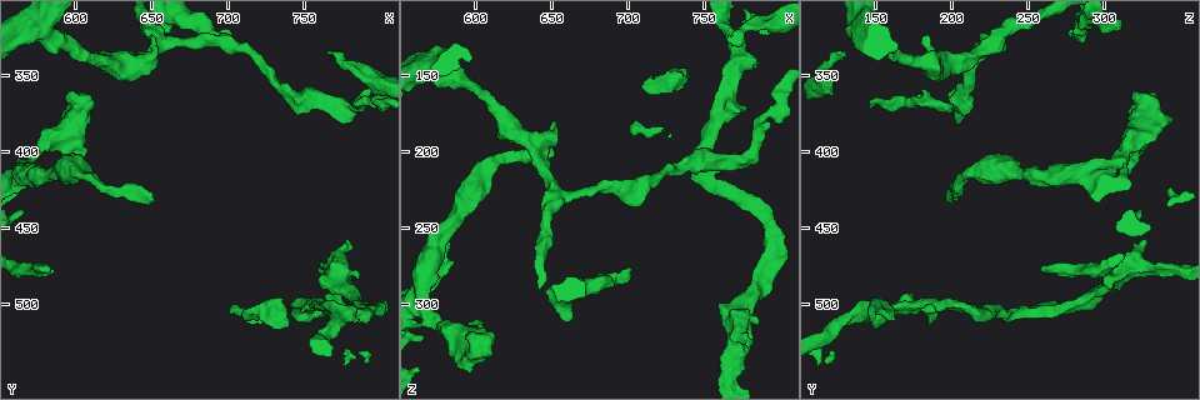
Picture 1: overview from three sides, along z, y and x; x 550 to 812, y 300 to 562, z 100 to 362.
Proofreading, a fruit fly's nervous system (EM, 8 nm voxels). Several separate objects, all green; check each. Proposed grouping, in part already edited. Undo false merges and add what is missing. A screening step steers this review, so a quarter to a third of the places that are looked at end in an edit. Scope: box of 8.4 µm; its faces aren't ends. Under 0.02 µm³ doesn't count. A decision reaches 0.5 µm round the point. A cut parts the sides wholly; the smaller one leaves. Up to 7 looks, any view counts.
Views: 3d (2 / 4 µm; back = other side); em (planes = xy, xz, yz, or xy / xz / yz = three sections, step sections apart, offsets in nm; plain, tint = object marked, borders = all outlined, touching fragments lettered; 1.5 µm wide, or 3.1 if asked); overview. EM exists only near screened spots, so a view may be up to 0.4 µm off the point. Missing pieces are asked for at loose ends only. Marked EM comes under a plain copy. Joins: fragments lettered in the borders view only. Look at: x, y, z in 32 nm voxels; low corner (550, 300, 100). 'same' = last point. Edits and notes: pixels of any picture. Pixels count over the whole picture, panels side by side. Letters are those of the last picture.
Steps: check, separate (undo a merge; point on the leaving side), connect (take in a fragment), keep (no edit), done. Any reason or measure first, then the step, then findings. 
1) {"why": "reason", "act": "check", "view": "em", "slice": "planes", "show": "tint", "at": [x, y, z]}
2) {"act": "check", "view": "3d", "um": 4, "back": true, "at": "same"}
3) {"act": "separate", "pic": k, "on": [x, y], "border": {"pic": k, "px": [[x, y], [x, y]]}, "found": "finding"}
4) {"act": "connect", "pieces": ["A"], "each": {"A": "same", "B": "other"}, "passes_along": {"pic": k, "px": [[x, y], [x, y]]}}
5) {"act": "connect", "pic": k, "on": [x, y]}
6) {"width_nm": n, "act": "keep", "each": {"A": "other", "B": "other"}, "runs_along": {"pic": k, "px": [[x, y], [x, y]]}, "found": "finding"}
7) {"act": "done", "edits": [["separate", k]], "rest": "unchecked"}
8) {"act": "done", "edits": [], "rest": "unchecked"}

{"why": "long arm stops here", "act": "check", "view": "3d", "um": 4, "at": [766, 332, 126]}

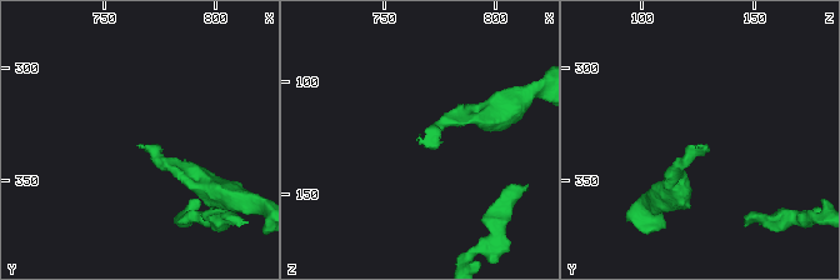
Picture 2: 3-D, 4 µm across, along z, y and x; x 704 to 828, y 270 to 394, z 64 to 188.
{"why": "shape alone is not enough", "act": "check", "view": "em", "slice": "planes", "show": "borders", "at": [764, 335, 126]}

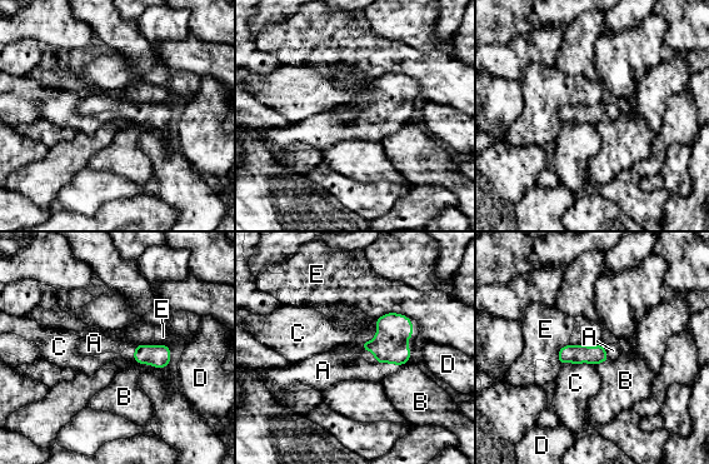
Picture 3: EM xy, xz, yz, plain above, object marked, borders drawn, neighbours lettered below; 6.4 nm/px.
{"longest_contact_nm": ["E", 220], "act": "connect", "pieces": ["A"], "each": {"A": "same", "B": "other", "C": "other", "D": "other", "E": "other"}, "found": "the neuron continues"}

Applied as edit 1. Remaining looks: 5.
{"why": "redraw", "act": "check", "view": "overview"}

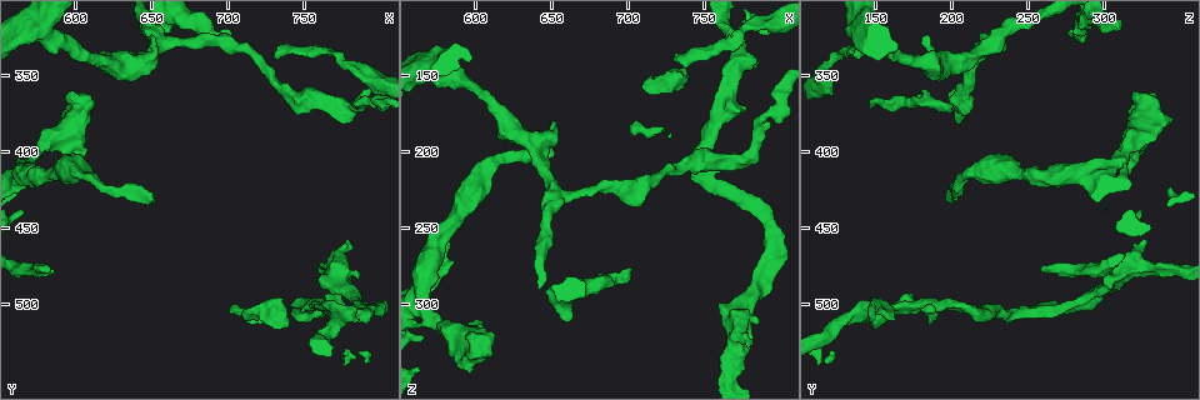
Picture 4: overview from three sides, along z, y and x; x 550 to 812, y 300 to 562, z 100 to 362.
{"act": "check", "view": "em", "slice": "planes", "show": "borders", "at": [700, 320, 276]}

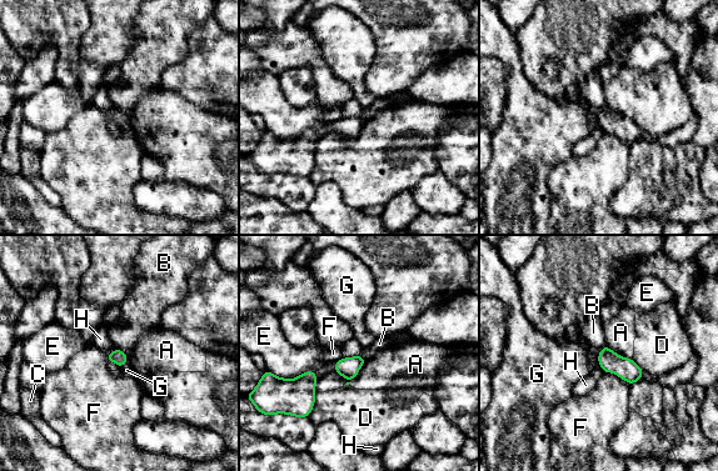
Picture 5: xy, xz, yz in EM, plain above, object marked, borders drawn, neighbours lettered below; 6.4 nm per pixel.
{"act": "keep", "each": {"A": "other", "B": "other", "C": "other", "D": "other", "E": "other", "F": "other", "G": "other", "H": "other"}, "border": {"pic": 5, "px": [[115, 346], [128, 356]]}, "found": "none of them fits"}

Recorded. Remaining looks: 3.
{"why": "free end", "act": "check", "view": "3d", "um": 4, "at": [648, 324, 182]}

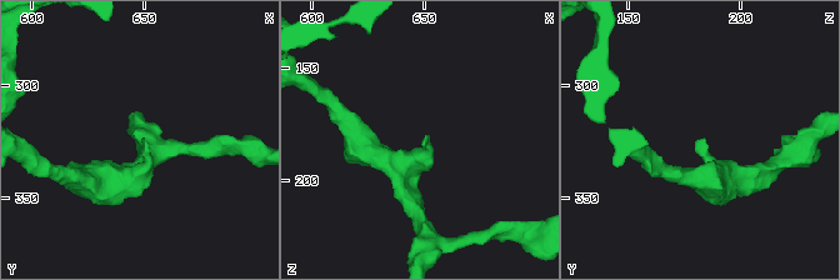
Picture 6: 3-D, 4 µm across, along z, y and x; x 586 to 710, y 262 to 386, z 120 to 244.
{"why": "now the EM", "act": "check", "view": "em", "slice": "planes", "show": "borders", "at": [649, 322, 183]}

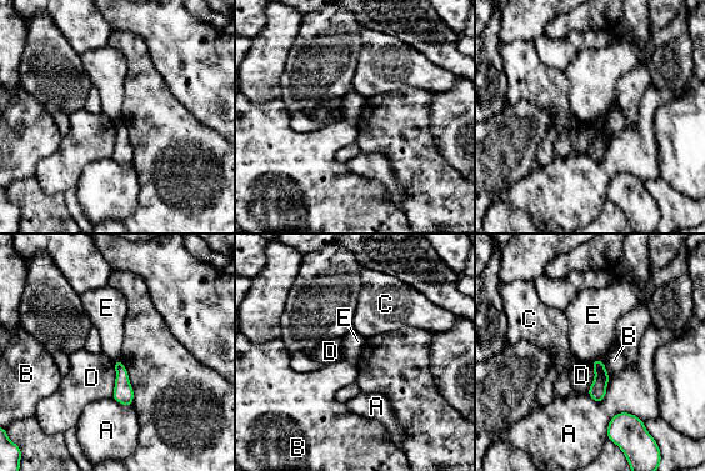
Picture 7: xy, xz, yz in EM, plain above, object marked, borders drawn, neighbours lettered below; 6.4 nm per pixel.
{"act": "keep", "each": {"A": "other", "B": "other", "C": "other", "D": "other", "E": "other"}, "found": "no lettered fragment goes on from it"}

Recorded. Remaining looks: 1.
{"act": "done", "edits": [["connect", 3]], "rest": "unchecked"}

